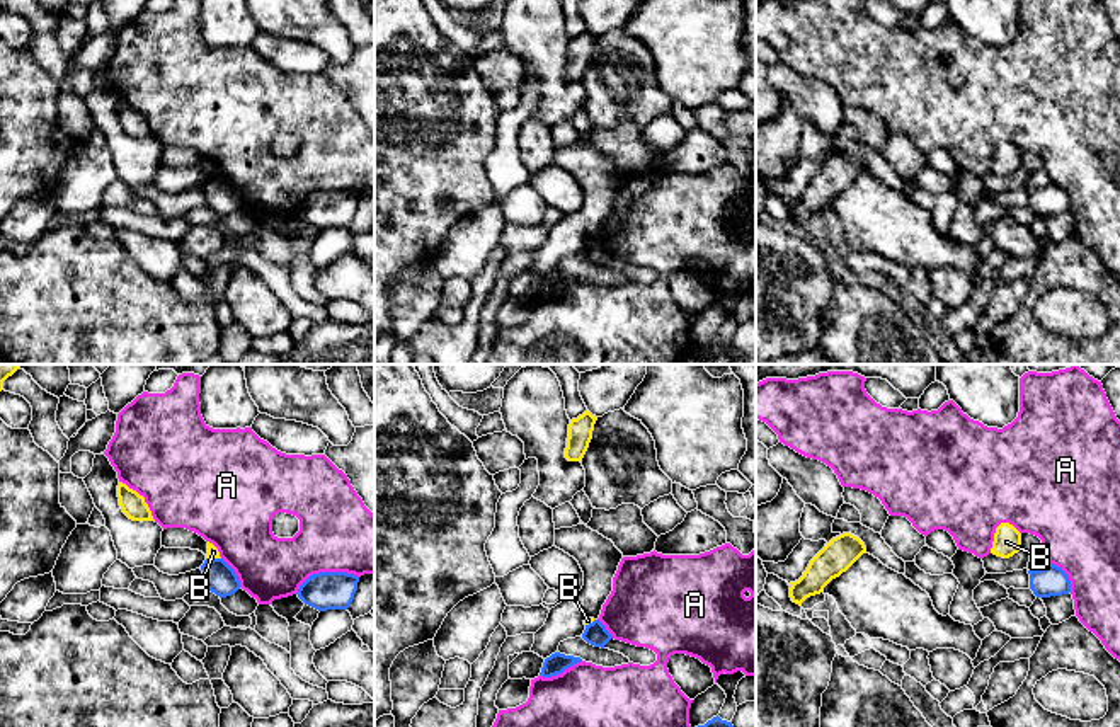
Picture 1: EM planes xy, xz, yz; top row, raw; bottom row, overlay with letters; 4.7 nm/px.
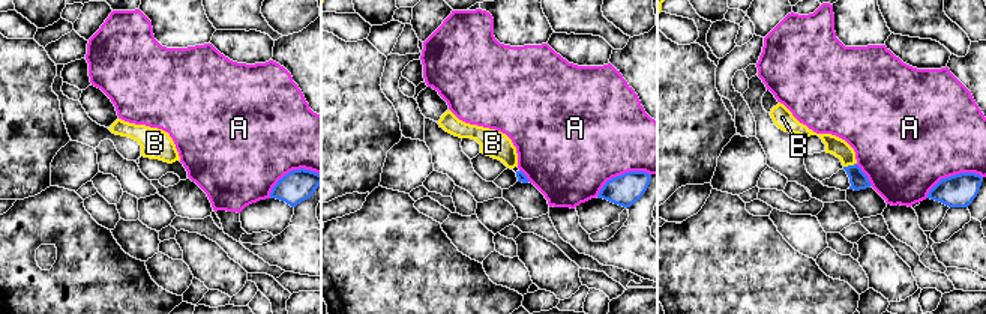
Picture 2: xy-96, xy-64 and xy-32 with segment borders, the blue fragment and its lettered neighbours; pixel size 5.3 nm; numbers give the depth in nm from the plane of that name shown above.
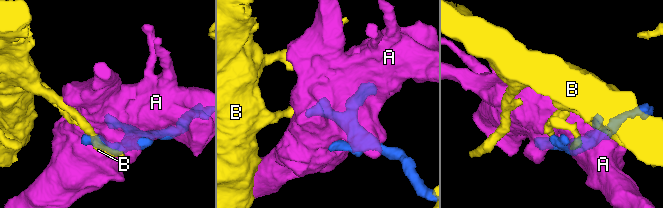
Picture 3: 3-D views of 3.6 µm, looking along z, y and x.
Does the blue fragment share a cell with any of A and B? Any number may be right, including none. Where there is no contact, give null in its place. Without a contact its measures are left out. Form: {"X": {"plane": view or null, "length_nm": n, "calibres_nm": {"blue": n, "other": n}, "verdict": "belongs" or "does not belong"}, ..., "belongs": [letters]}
{"A": {"plane": "xy", "length_nm": 320, "calibres_nm": {"blue": 180, "other": 360}, "verdict": "does not belong"}, "B": {"plane": "xy", "length_nm": 60, "calibres_nm": {"blue": 140, "other": 50}, "verdict": "does not belong"}, "belongs": []}

